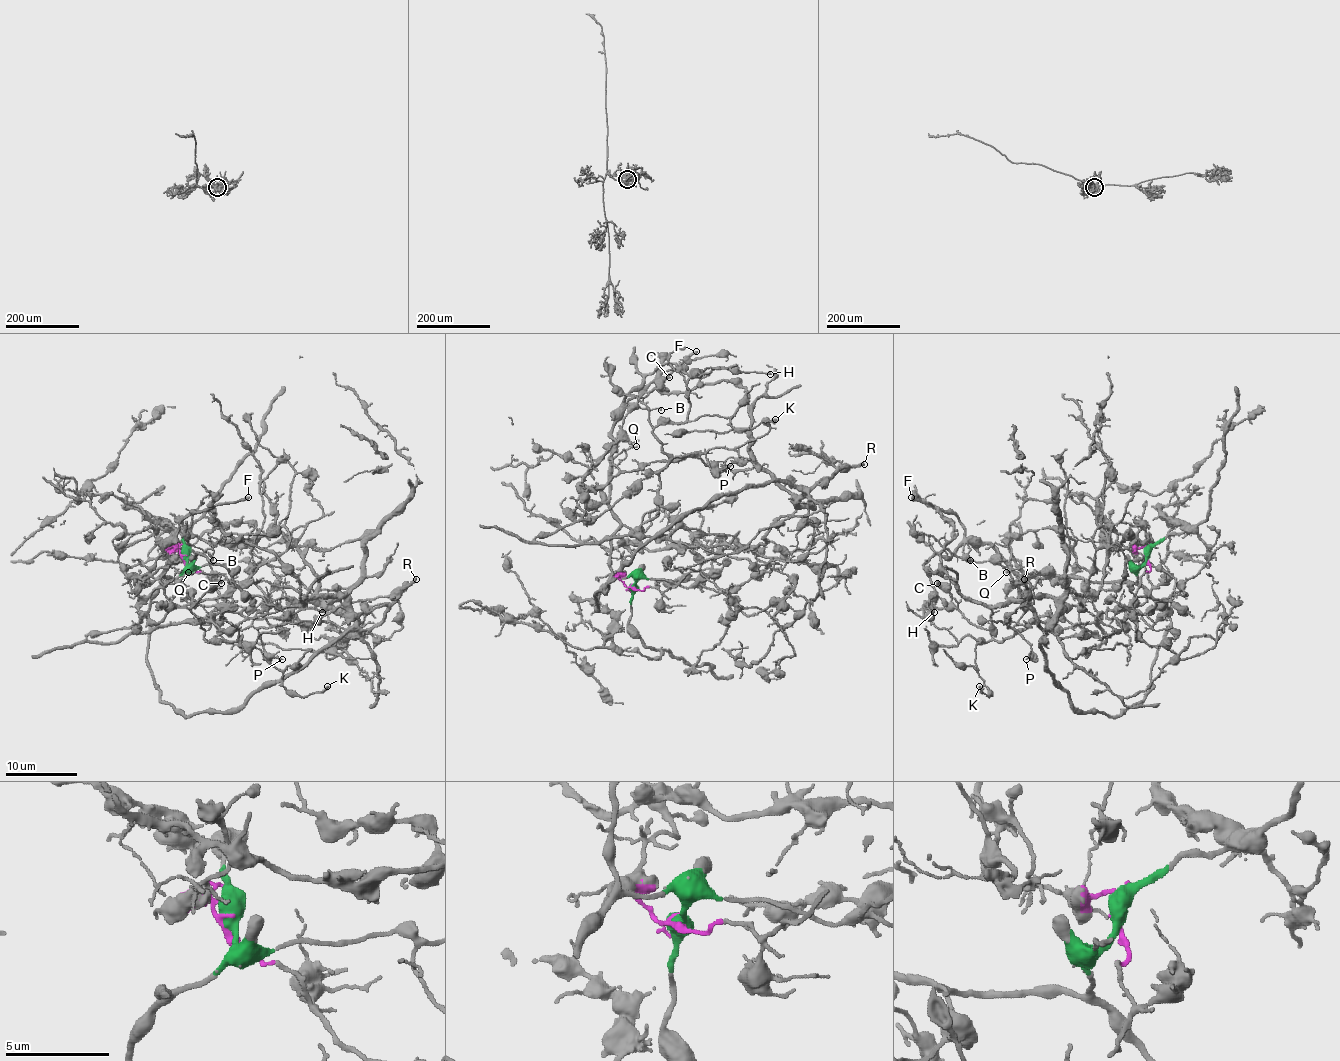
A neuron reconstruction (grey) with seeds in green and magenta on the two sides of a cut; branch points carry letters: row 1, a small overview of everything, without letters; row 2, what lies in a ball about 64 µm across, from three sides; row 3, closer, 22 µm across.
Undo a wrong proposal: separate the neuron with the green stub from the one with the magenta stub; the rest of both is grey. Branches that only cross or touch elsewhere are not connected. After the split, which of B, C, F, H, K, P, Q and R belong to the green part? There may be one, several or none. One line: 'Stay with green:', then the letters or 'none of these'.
Stay with green: B, F, H, Q, R

